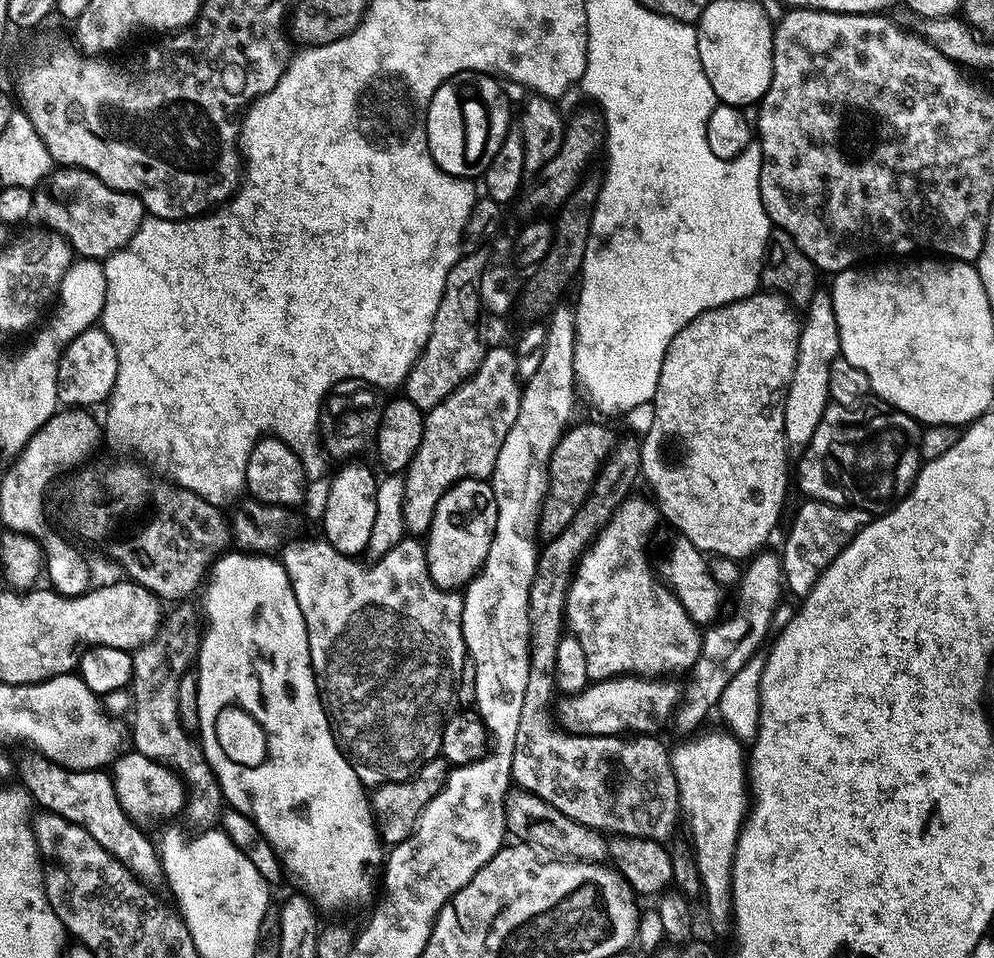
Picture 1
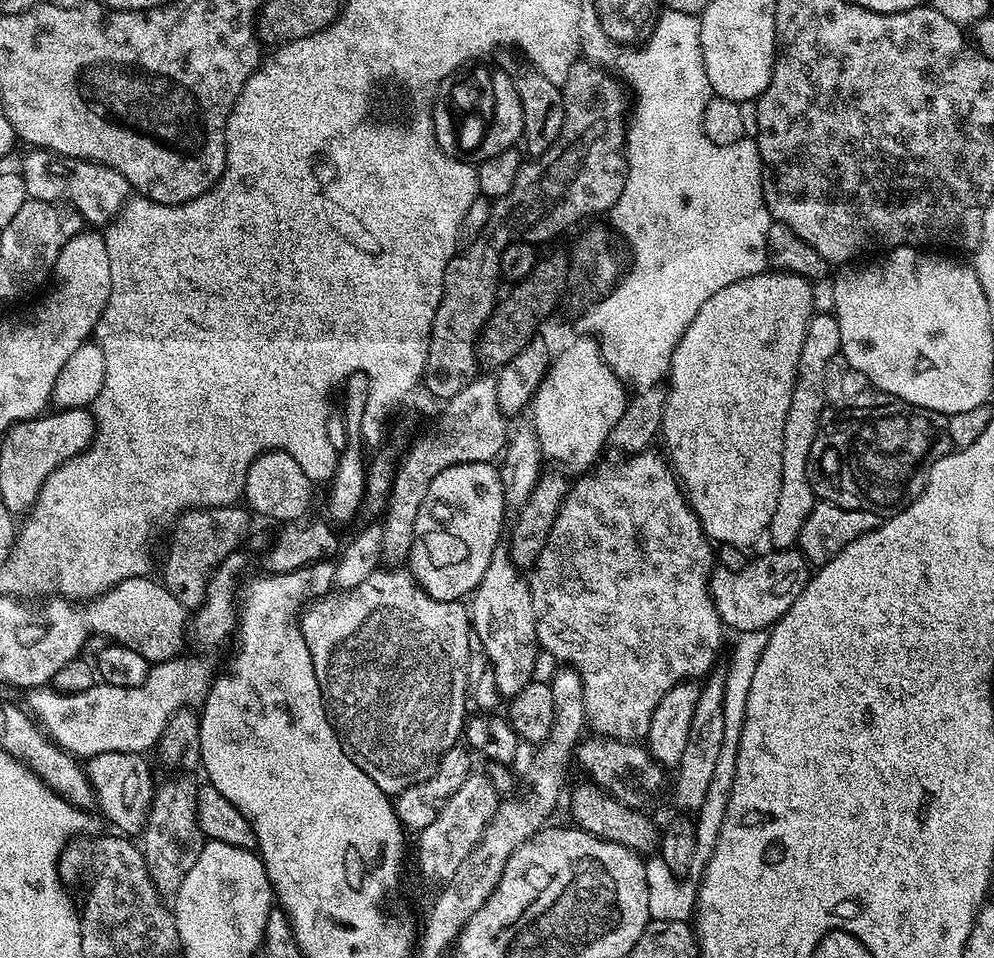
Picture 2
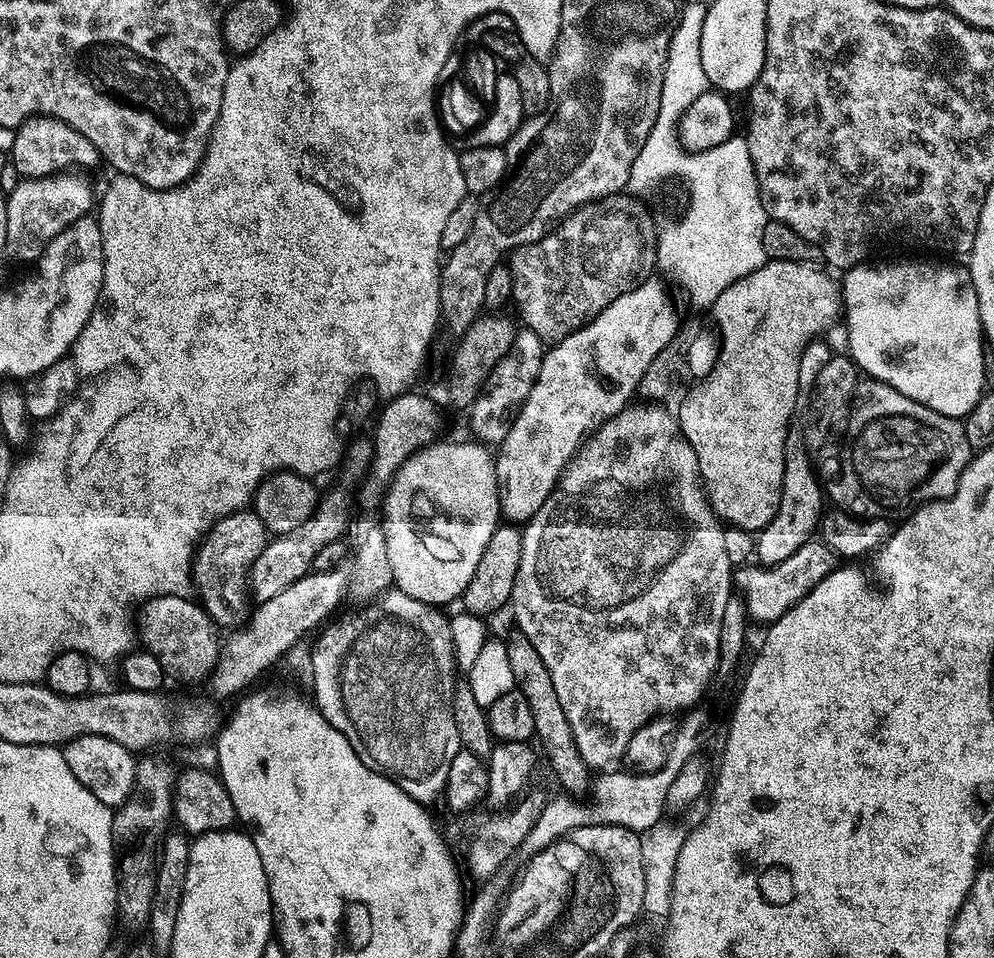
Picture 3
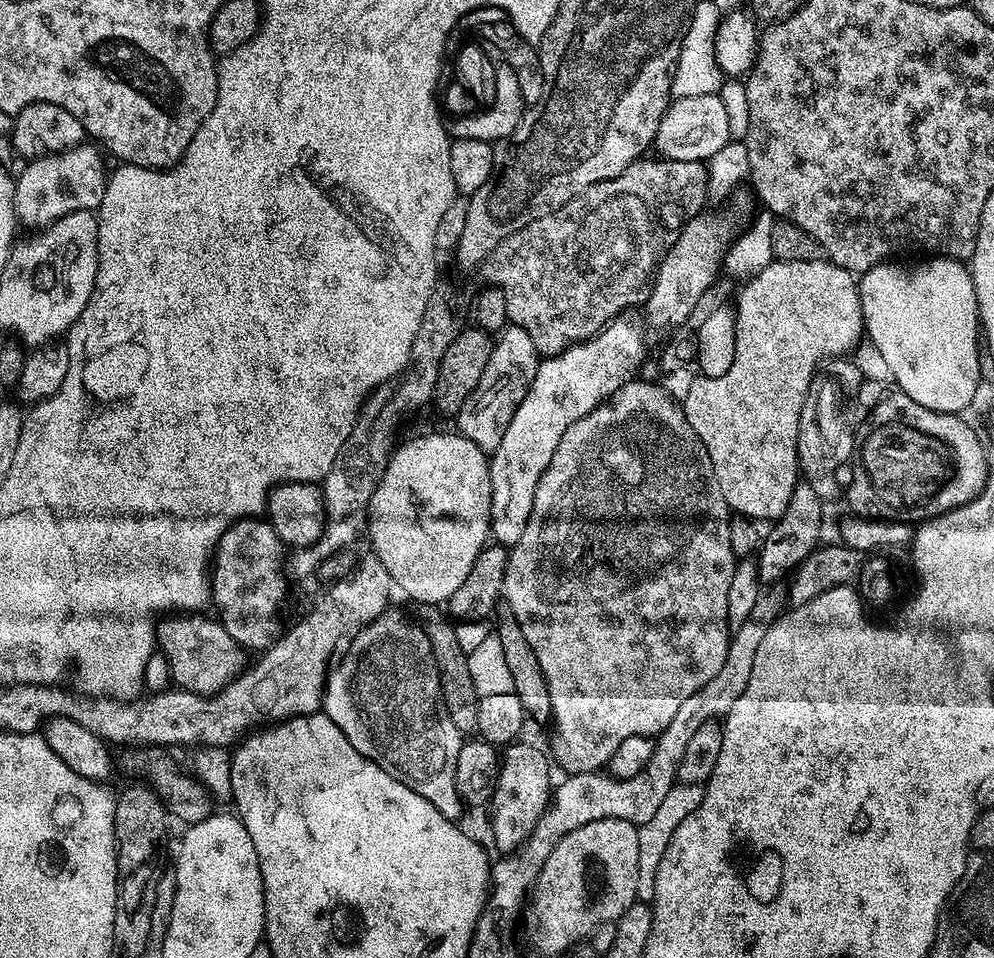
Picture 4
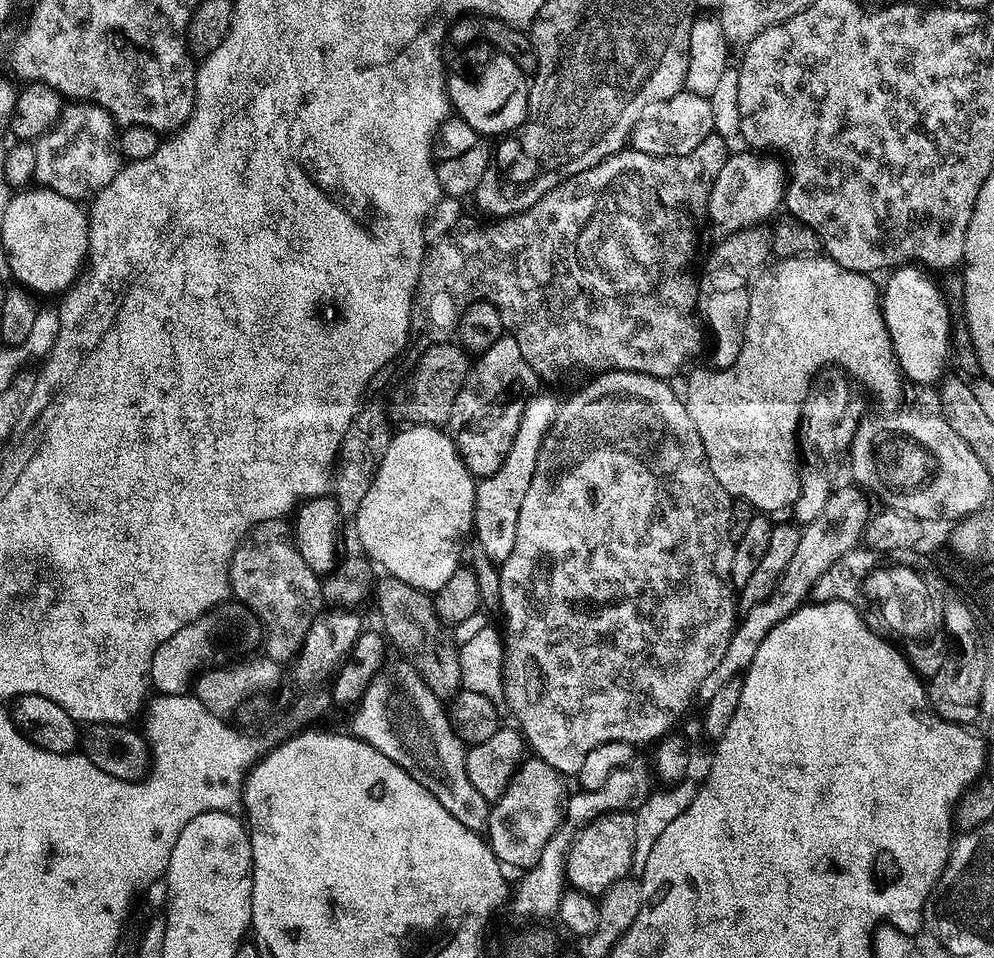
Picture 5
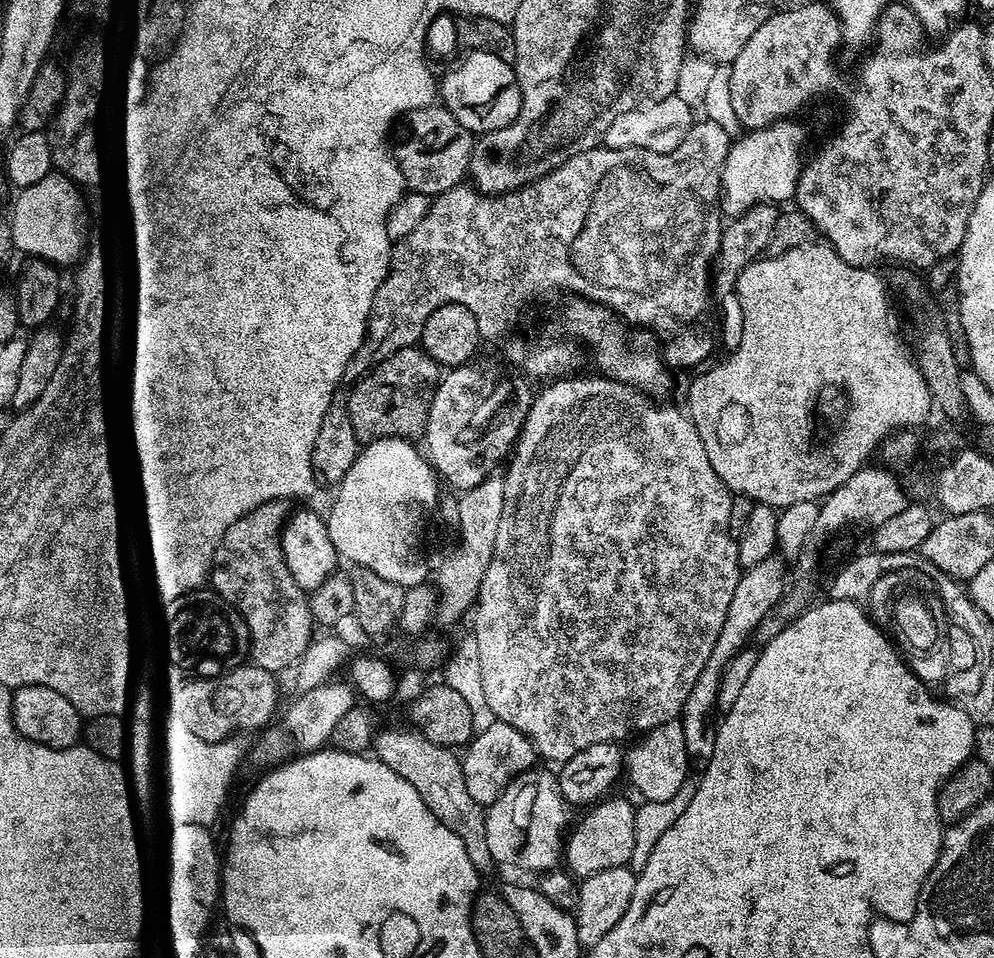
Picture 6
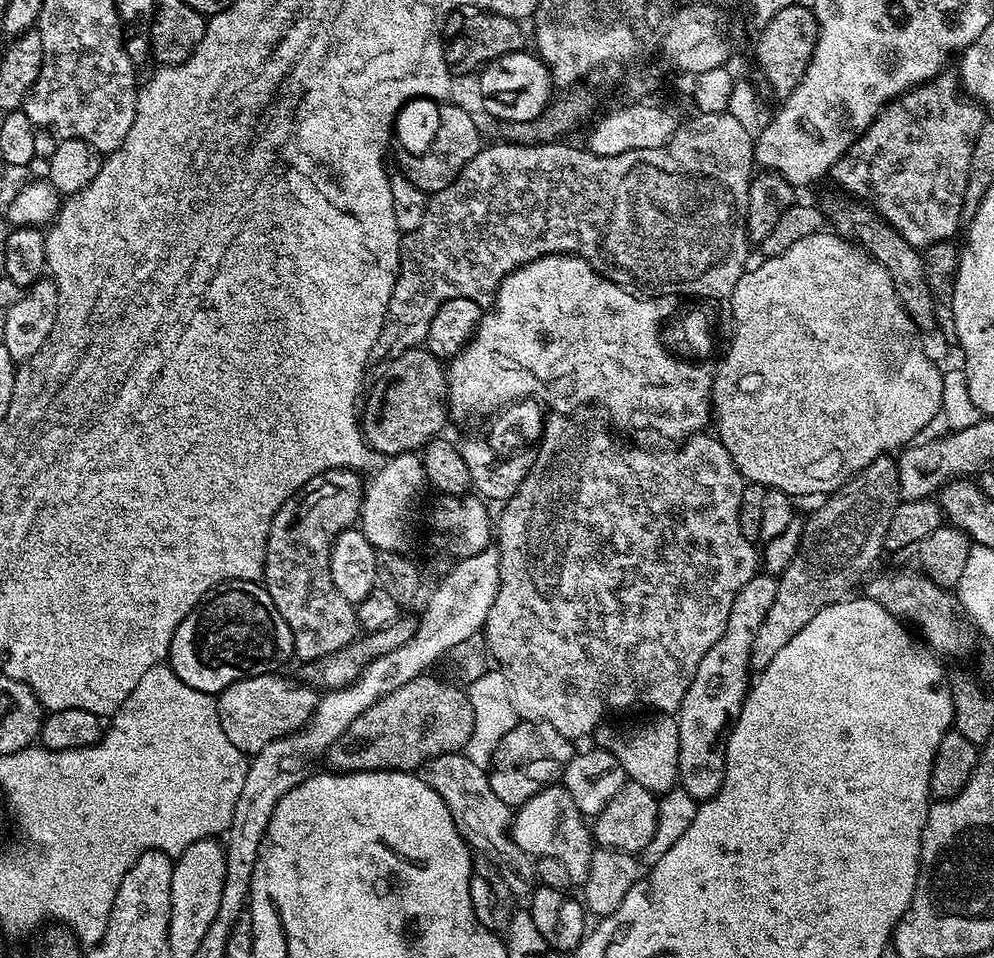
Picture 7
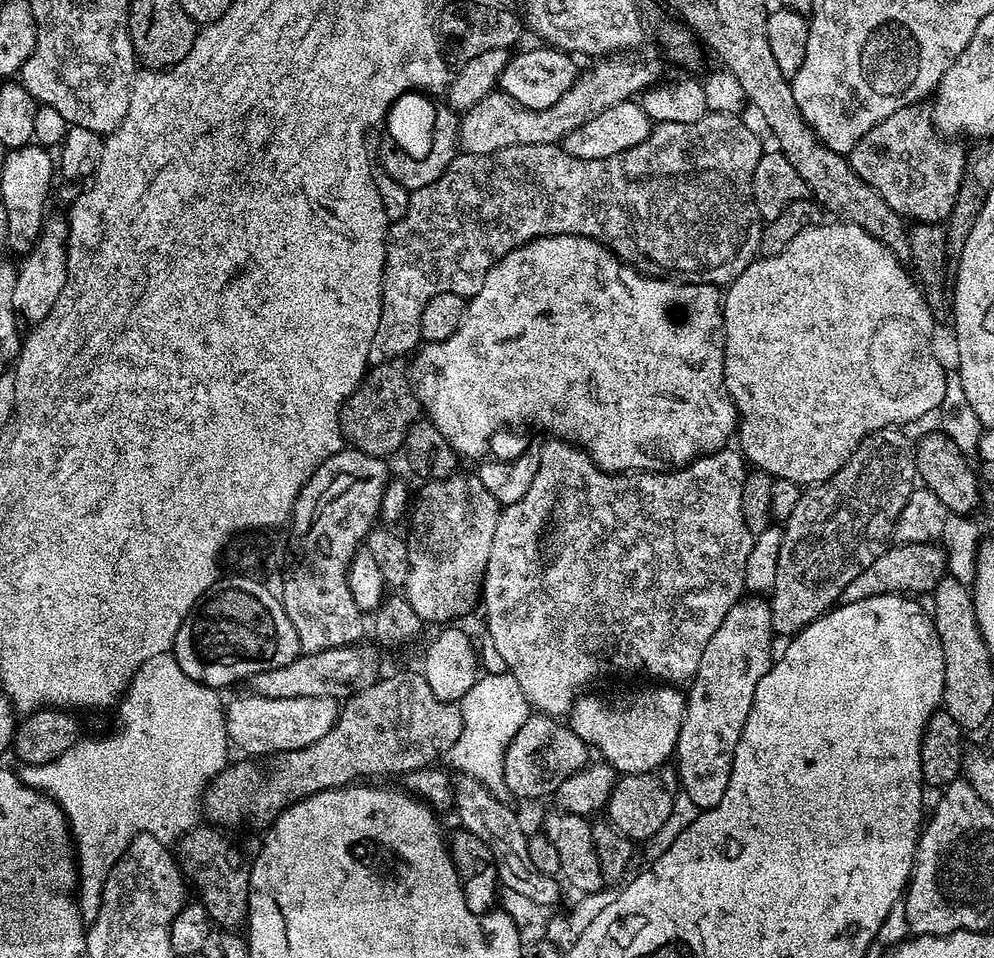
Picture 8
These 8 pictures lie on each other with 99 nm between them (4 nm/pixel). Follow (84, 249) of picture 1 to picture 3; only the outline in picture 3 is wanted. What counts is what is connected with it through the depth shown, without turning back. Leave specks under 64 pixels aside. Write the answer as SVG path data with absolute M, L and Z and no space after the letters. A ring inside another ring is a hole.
M32 116L13 131L10 162L17 168L20 178L43 180L45 176L80 170L76 168L92 168L96 163L99 165L101 160L100 151L94 146L94 142L90 142L90 138L82 138L78 130L52 116Z

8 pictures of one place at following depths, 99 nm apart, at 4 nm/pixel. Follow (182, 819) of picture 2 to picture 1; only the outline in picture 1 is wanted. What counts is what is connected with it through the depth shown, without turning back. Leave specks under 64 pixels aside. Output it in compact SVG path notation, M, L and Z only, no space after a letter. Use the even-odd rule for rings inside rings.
M152 648L152 652L135 649L130 693L136 699L136 714L132 718L132 732L130 728L131 747L146 758L157 760L171 768L180 777L186 789L183 818L188 819L196 830L212 830L217 827L222 815L220 783L216 781L216 775L204 756L203 748L179 722L177 679L174 674L168 676L168 668L160 668L160 648Z

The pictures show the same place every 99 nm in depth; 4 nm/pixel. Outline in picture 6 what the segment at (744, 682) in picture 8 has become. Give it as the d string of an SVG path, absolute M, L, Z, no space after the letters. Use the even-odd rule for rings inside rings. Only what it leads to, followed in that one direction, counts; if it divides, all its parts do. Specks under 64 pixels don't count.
M773 554L765 558L758 565L743 569L738 586L734 586L734 599L730 601L730 610L726 612L726 622L718 636L718 642L714 644L714 650L710 652L710 658L698 674L698 682L694 682L694 690L684 703L682 723L686 734L686 750L693 761L706 762L714 754L714 742L716 741L717 725L712 724L712 712L717 711L716 699L720 690L720 679L724 674L724 668L735 658L736 653L745 647L749 639L753 639L756 627L766 618L766 614L776 607L776 603L786 595L784 579L790 576L786 569L786 561L783 556Z

